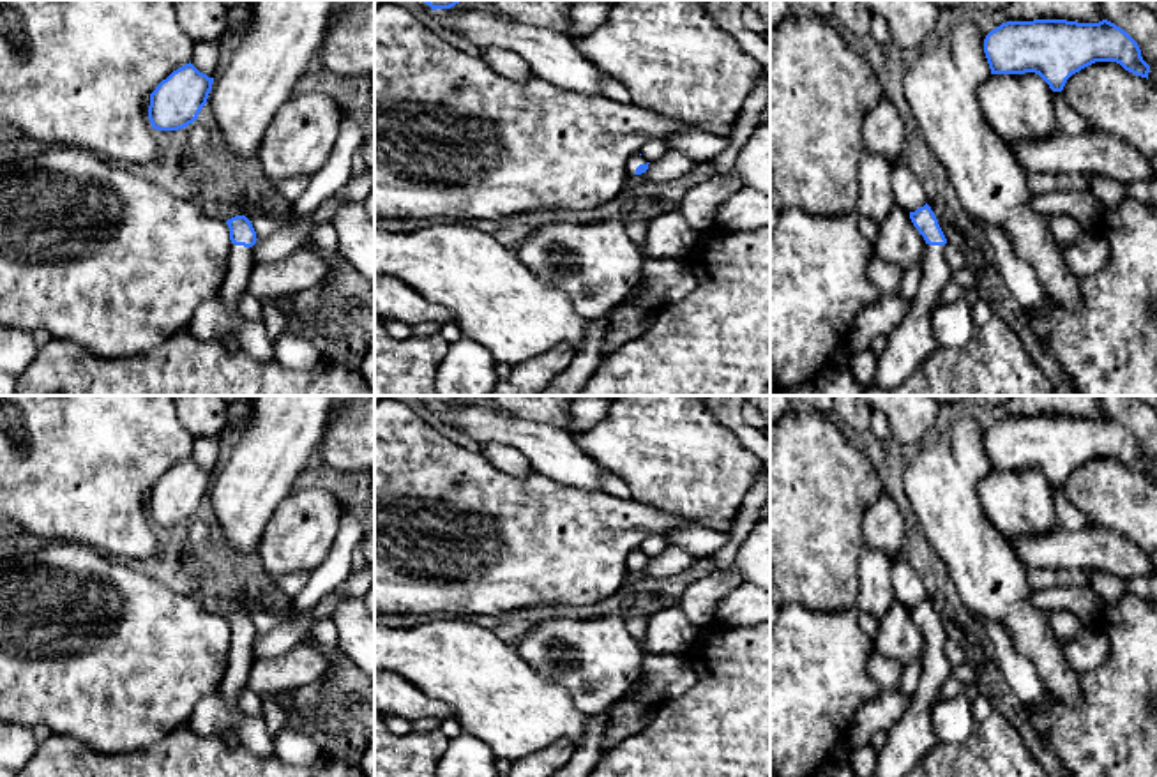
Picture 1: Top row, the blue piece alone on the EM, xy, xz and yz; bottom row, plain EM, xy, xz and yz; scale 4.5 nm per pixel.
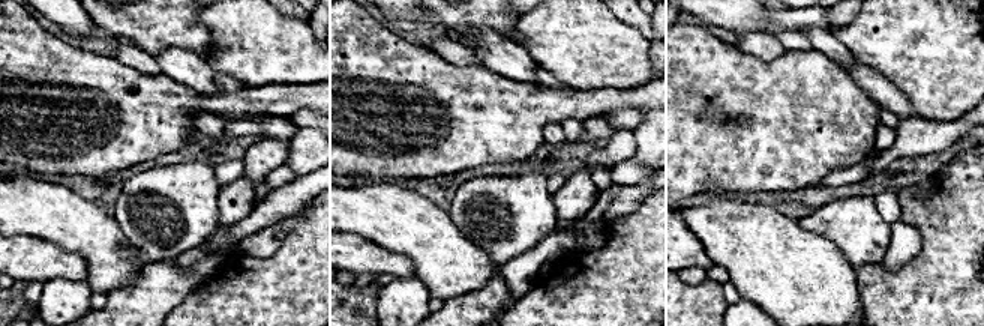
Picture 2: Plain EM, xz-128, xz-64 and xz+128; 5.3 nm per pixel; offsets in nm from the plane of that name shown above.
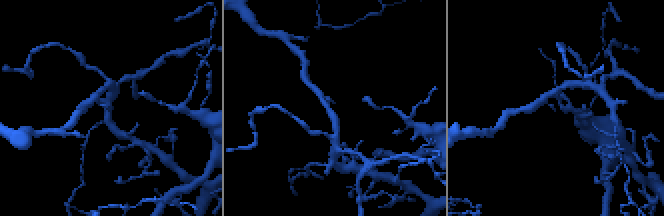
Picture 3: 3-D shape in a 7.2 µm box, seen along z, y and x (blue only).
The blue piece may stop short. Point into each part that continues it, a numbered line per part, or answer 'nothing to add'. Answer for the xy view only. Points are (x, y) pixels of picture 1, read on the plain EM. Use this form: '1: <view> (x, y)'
1: xy (241, 659)

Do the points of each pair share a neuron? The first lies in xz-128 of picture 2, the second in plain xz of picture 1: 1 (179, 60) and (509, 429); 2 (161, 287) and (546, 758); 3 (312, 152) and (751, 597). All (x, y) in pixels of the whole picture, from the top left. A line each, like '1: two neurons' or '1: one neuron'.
1: one neuron
2: one neuron
3: two neurons

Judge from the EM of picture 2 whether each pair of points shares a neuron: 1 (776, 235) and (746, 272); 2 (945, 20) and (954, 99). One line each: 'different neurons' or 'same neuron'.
1: same neuron
2: same neuron

